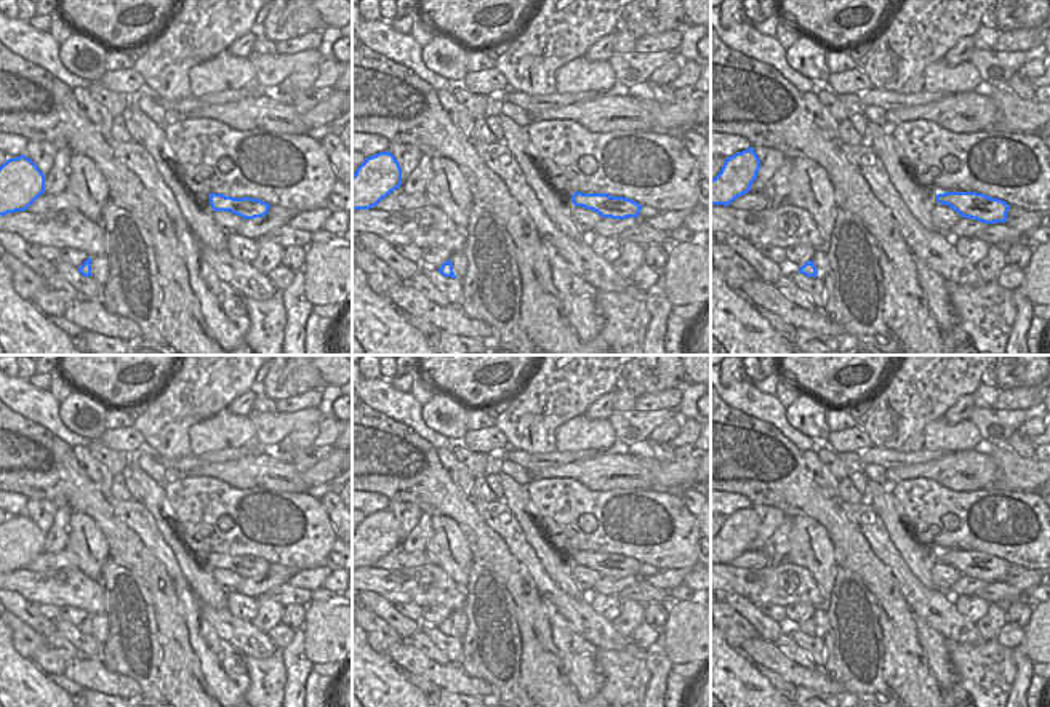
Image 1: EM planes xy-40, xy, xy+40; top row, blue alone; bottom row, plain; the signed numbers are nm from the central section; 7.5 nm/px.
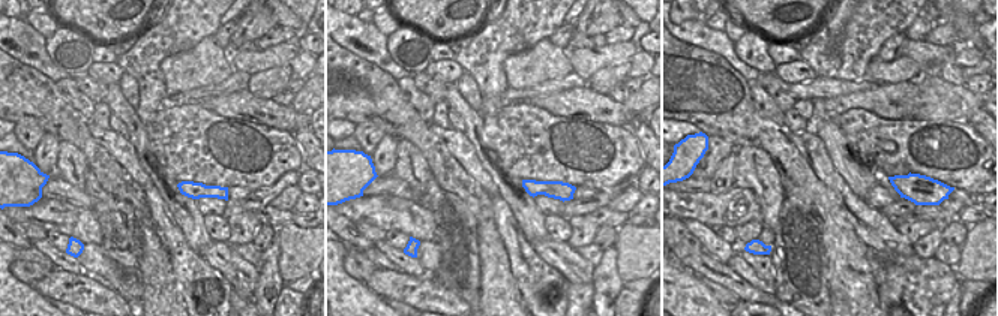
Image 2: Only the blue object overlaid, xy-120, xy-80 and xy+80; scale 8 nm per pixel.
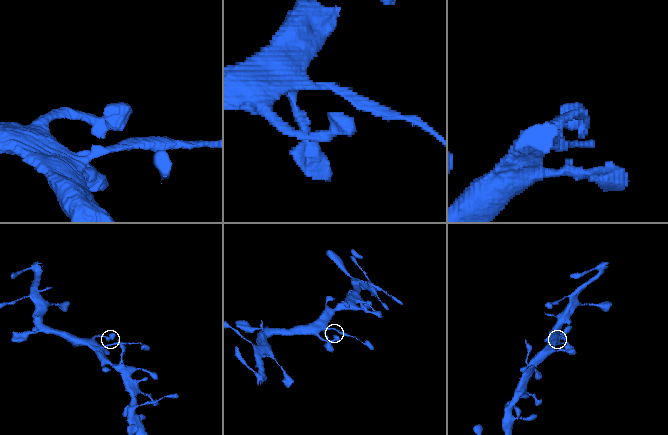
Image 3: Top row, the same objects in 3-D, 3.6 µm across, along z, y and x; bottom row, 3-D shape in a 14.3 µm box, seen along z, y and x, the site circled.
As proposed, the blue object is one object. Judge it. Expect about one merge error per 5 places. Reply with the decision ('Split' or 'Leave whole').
Leave whole.

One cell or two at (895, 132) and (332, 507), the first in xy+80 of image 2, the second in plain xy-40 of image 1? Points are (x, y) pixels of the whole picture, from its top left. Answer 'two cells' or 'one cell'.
two cells

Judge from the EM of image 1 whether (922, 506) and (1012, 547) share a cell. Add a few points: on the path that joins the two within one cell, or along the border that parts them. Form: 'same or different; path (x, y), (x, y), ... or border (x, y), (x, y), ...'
same; path (948, 504), (972, 506), (994, 528), (994, 533)

